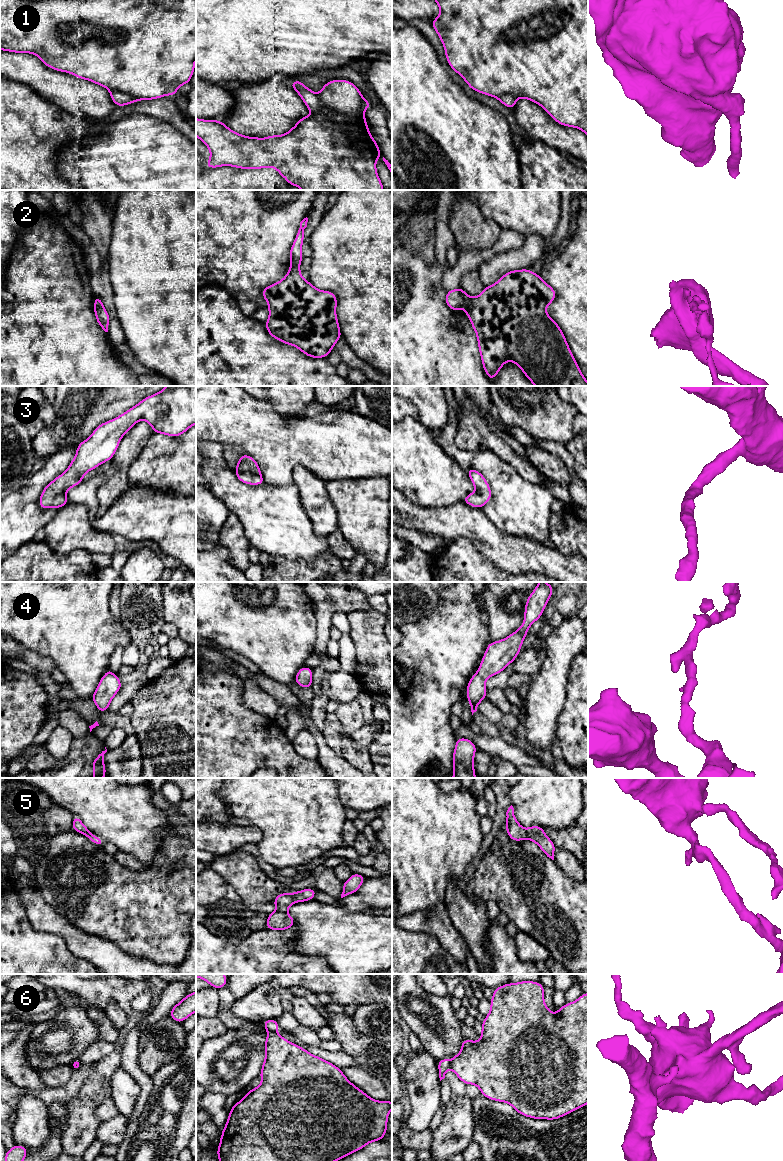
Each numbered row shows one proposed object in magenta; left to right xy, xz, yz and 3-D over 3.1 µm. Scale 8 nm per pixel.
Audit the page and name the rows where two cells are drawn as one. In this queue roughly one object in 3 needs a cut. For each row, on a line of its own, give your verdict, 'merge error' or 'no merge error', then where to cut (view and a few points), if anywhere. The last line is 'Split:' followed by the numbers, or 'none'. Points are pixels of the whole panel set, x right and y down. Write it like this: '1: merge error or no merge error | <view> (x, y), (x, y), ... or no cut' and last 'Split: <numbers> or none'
1: merge error | xz (317, 94), (320, 102), (327, 108), (352, 118), (360, 132)
2: merge error | yz (471, 298), (466, 307)
3: no merge error | no cut
4: no merge error | no cut
5: no merge error | no cut
6: merge error | xz (269, 1031), (275, 1033)
Split: 1, 2, 6

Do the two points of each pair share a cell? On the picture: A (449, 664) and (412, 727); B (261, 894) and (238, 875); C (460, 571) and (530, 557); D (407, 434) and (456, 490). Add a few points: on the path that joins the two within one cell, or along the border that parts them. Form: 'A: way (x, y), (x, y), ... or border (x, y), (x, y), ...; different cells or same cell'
A: way (441, 680), (441, 691), (421, 711); same cell
B: way (255, 888), (244, 877); same cell
C: border (476, 549), (506, 571); different cells
D: way (414, 448), (442, 476); same cell

